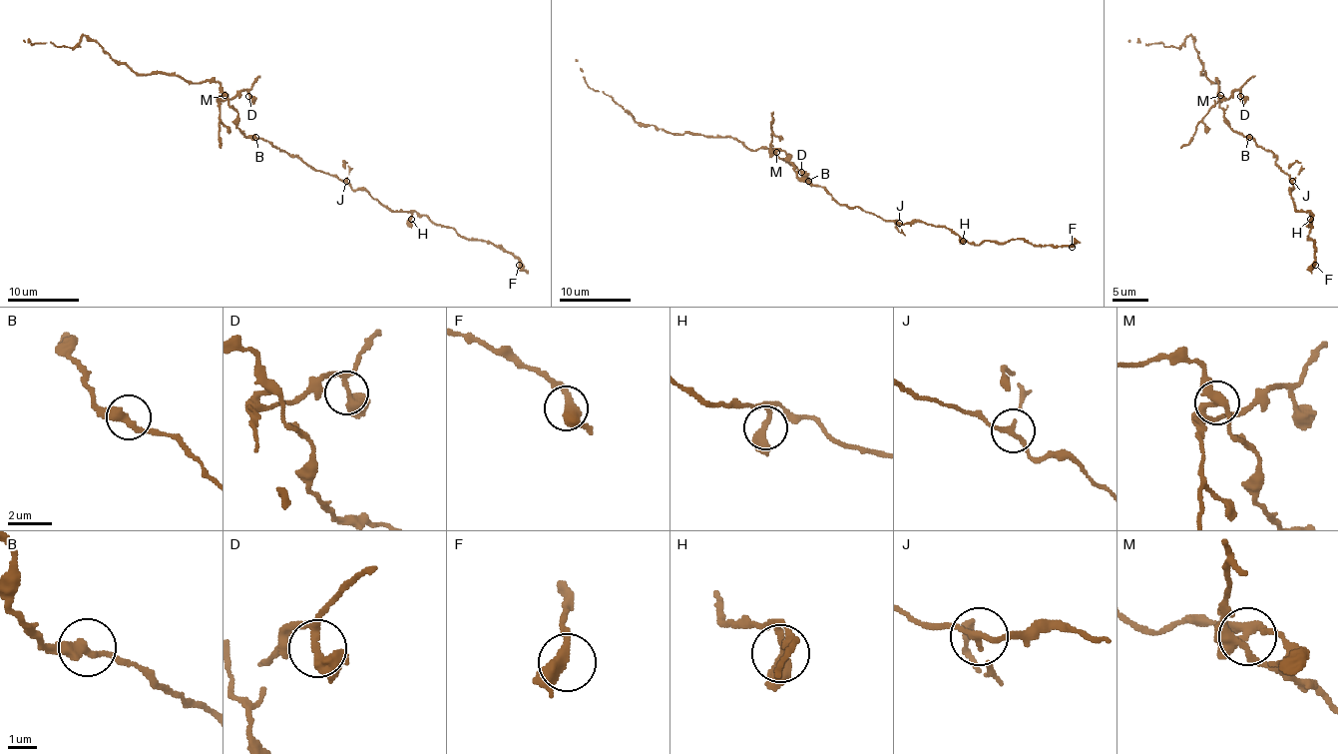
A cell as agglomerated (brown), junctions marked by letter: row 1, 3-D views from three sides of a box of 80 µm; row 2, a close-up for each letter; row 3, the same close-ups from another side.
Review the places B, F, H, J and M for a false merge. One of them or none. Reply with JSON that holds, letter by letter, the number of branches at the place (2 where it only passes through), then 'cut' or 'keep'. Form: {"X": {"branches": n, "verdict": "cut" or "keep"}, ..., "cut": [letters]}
{"B": {"branches": 2, "verdict": "keep"}, "F": {"branches": 3, "verdict": "keep"}, "H": {"branches": 3, "verdict": "keep"}, "J": {"branches": 3, "verdict": "keep"}, "M": {"branches": 3, "verdict": "cut"}, "cut": ["M"]}

